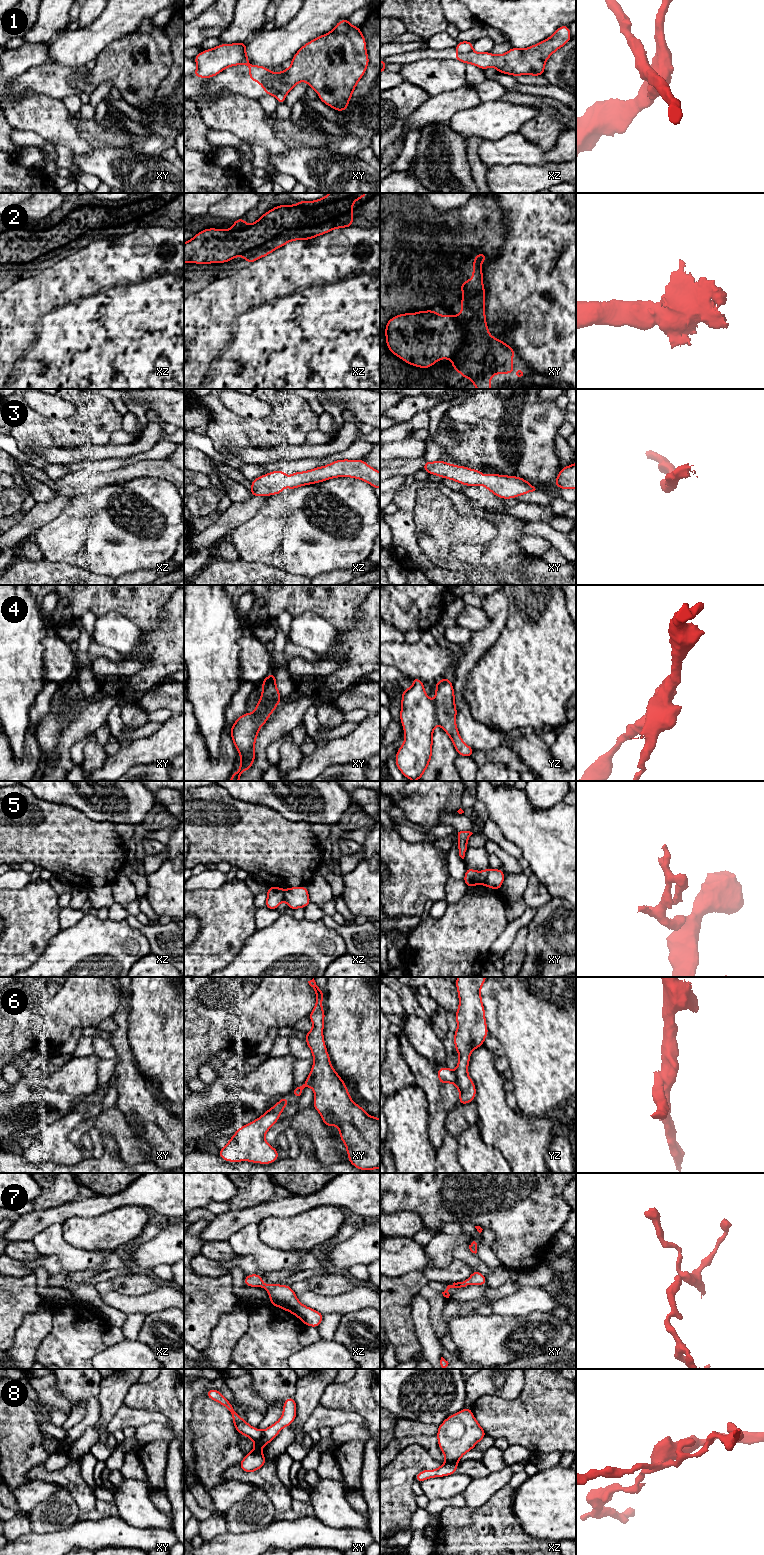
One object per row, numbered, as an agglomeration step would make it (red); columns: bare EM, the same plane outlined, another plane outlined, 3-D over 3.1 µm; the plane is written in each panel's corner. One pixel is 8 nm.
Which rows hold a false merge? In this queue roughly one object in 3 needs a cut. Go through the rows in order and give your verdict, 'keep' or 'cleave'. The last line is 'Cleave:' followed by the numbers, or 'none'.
1: cleave
2: keep
3: keep
4: cleave
5: cleave
6: cleave
7: keep
8: cleave
Cleave: 1, 4, 5, 6, 8

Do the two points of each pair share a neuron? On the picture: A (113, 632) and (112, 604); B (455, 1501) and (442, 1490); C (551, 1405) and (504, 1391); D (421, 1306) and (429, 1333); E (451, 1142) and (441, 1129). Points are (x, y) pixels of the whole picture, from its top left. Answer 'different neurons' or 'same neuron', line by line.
A: different neurons
B: different neurons
C: different neurons
D: same neuron
E: different neurons

